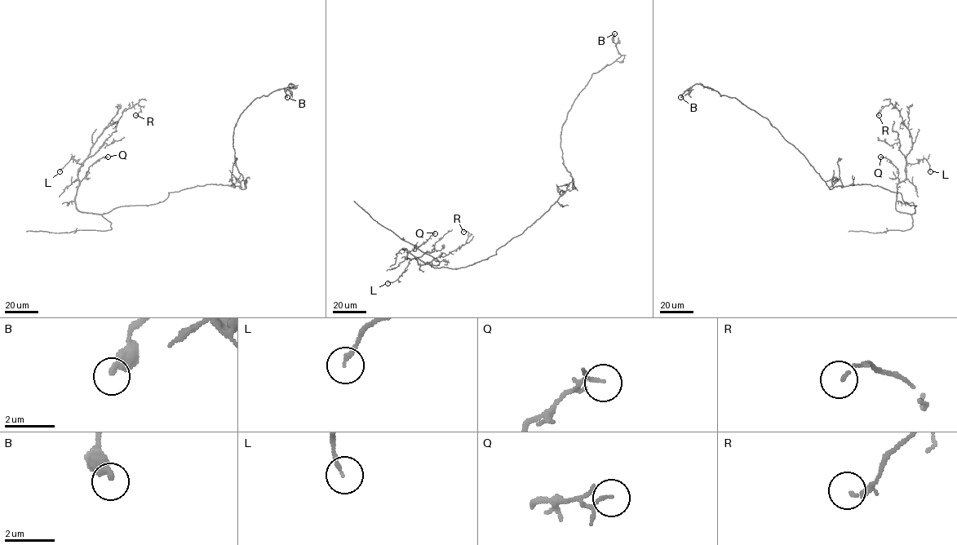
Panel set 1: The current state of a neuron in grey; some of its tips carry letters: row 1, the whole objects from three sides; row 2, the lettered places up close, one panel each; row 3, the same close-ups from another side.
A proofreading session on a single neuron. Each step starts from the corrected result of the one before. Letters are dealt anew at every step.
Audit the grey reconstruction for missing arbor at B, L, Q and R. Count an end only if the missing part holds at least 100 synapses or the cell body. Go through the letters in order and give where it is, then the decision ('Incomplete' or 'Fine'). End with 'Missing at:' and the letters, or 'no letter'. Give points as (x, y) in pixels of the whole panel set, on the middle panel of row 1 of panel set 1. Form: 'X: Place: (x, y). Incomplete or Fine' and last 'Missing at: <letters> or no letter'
B: Place: (614, 33). Fine
L: Place: (387, 283). Fine
Q: Place: (435, 233). Fine
R: Place: (463, 232). Fine
Missing at: no letter

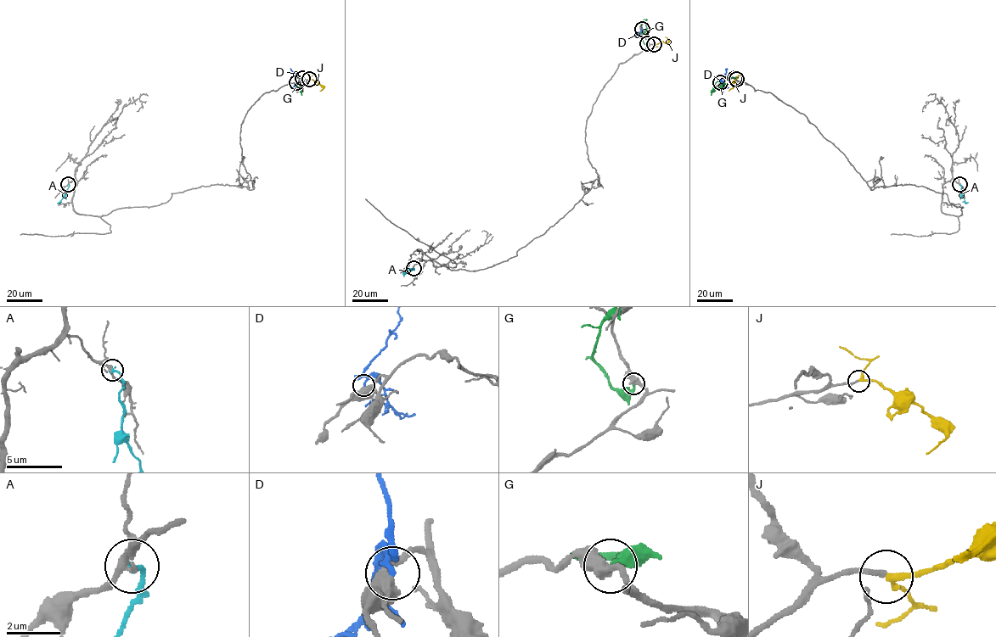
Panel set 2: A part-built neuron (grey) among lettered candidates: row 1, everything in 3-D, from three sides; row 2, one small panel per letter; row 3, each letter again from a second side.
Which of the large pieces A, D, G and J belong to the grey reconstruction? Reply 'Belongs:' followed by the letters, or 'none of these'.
Belongs: J

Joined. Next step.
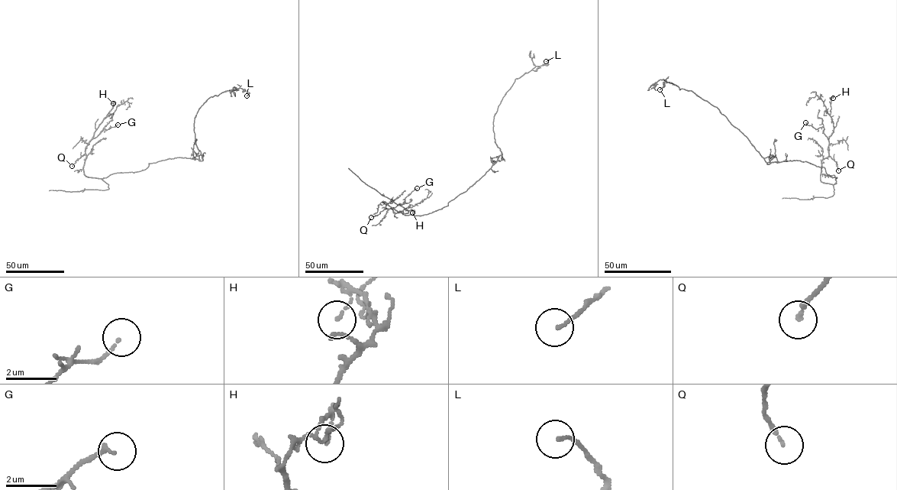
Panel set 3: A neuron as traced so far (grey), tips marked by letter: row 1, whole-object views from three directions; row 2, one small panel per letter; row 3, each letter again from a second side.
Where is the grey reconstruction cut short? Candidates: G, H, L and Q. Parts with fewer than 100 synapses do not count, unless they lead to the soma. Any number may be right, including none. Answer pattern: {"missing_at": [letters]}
{"missing_at": []}

